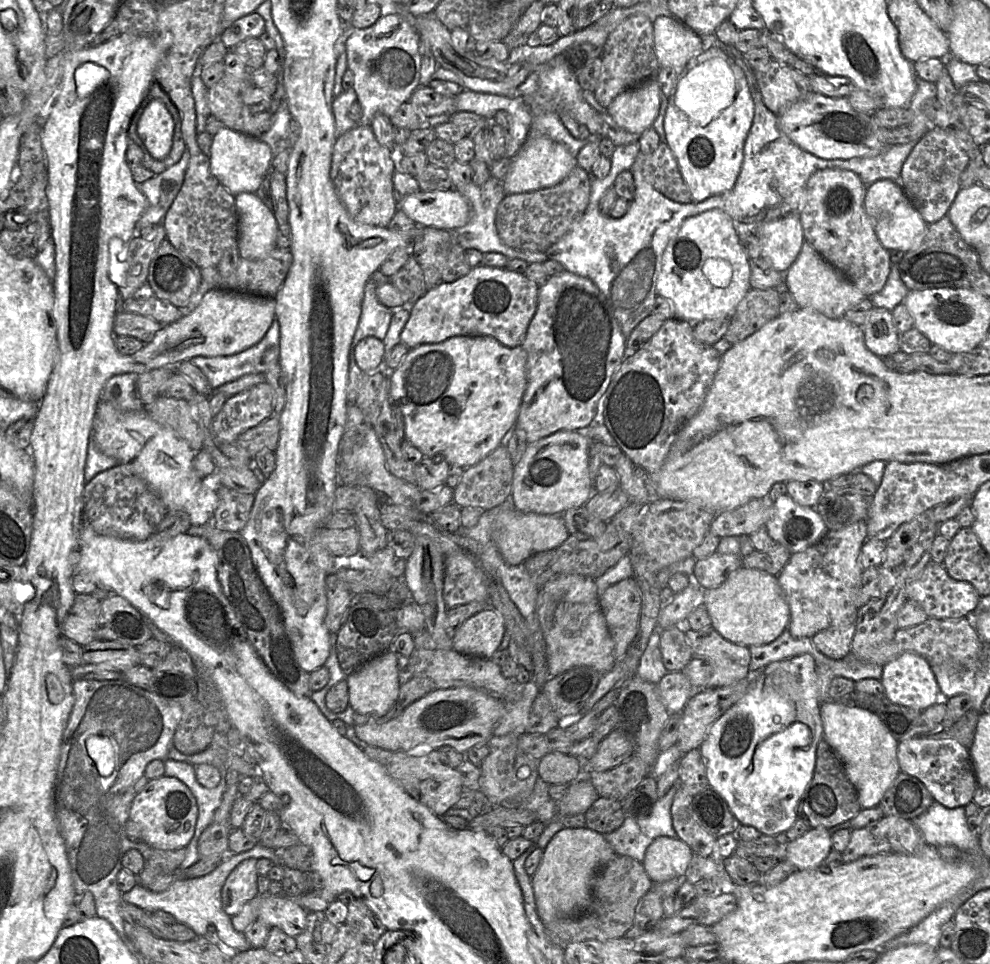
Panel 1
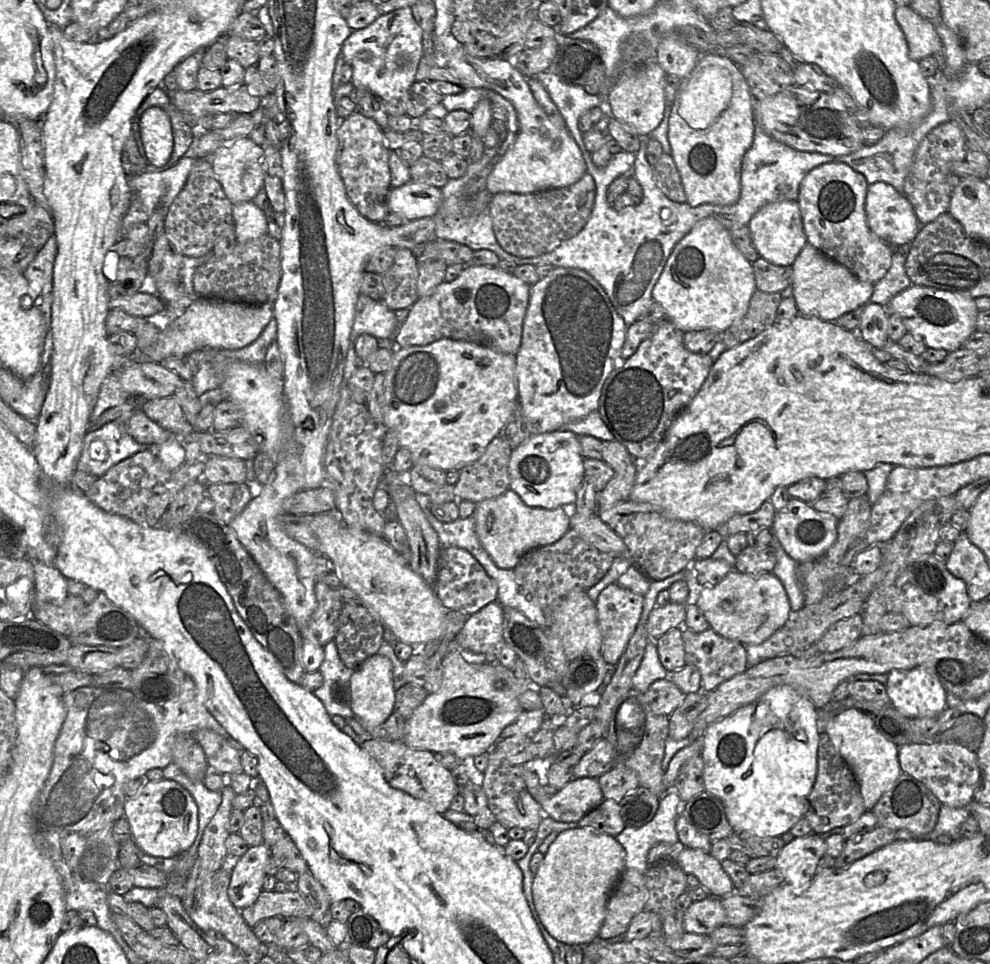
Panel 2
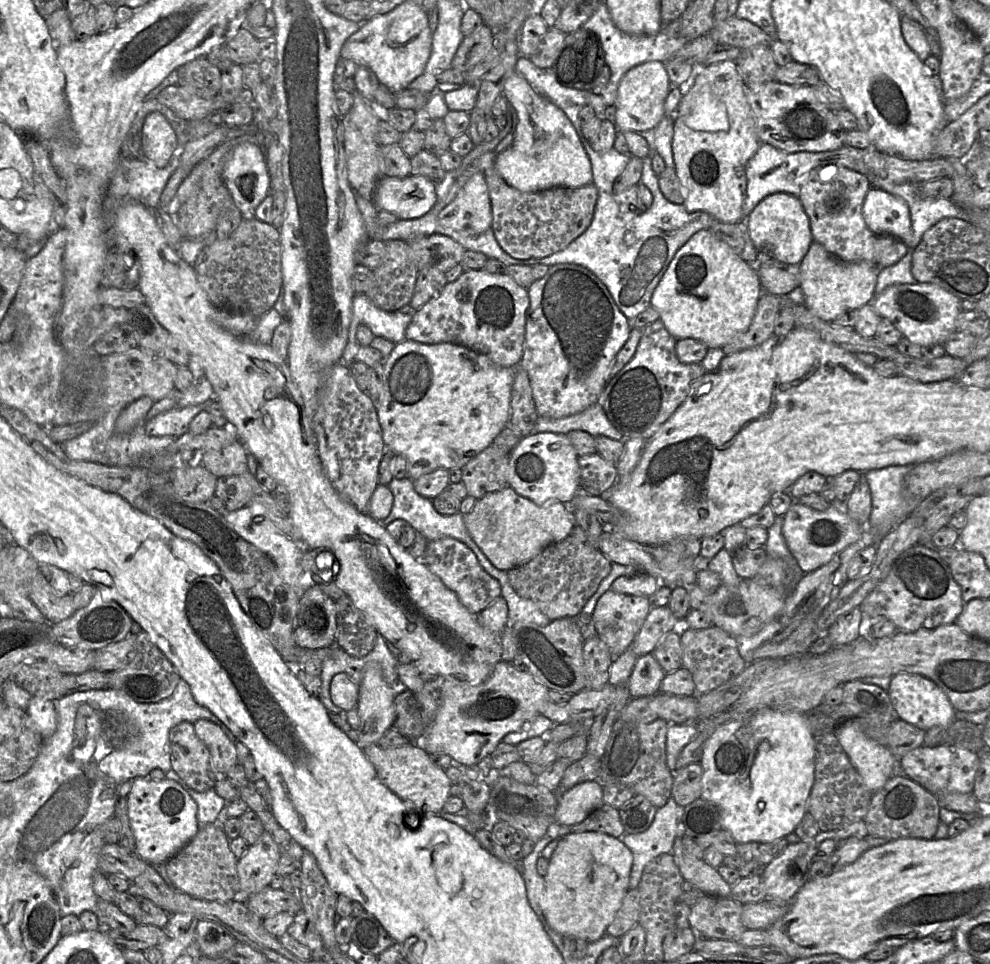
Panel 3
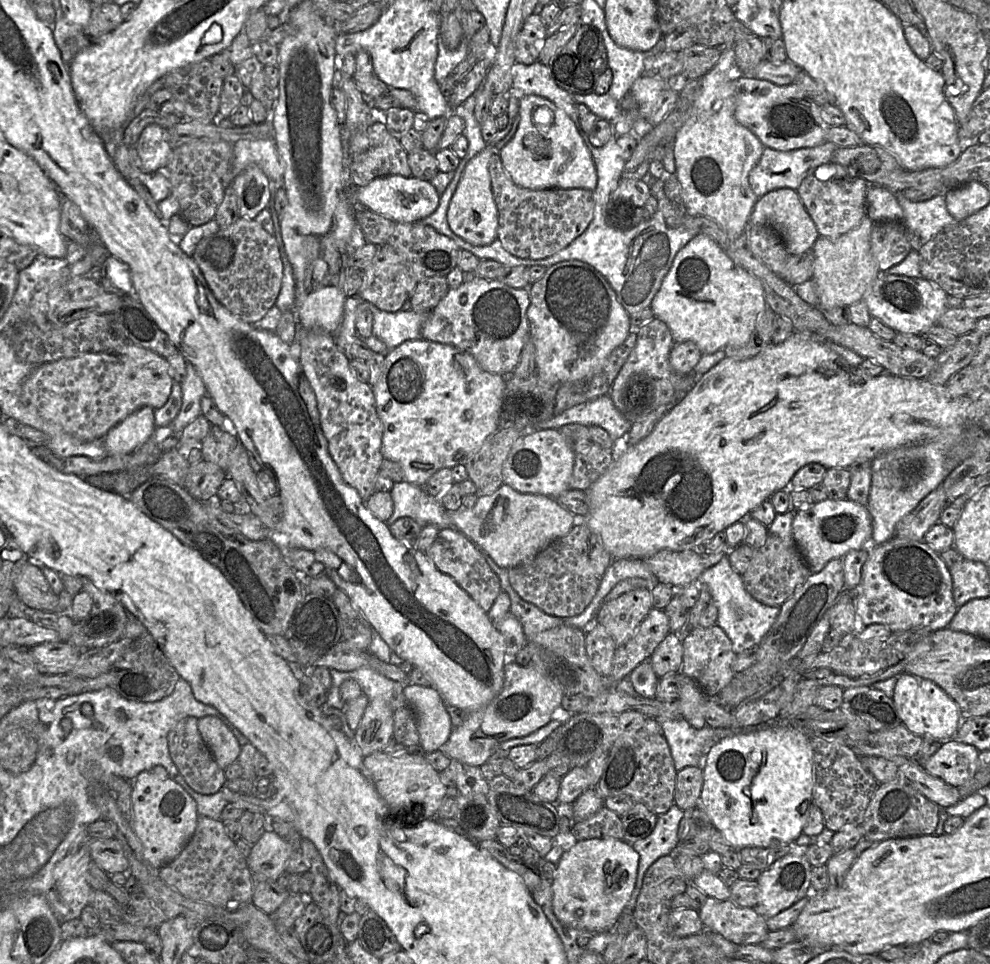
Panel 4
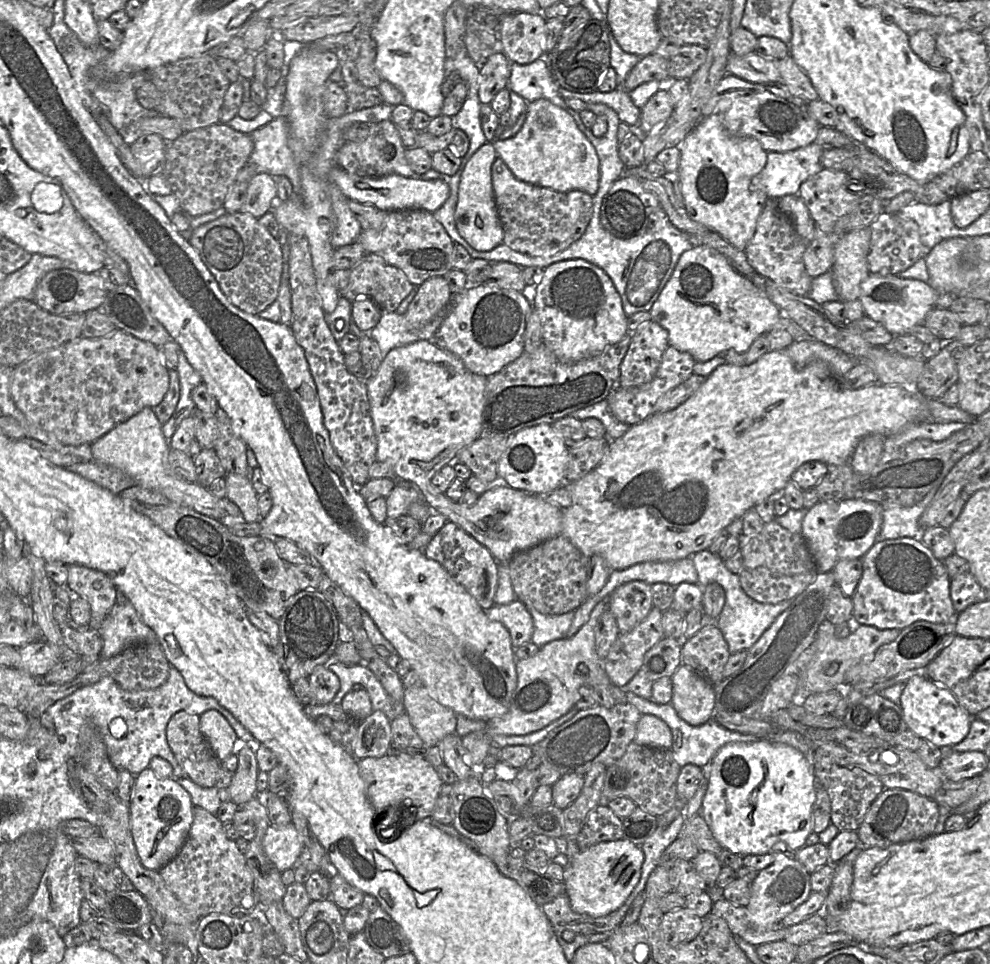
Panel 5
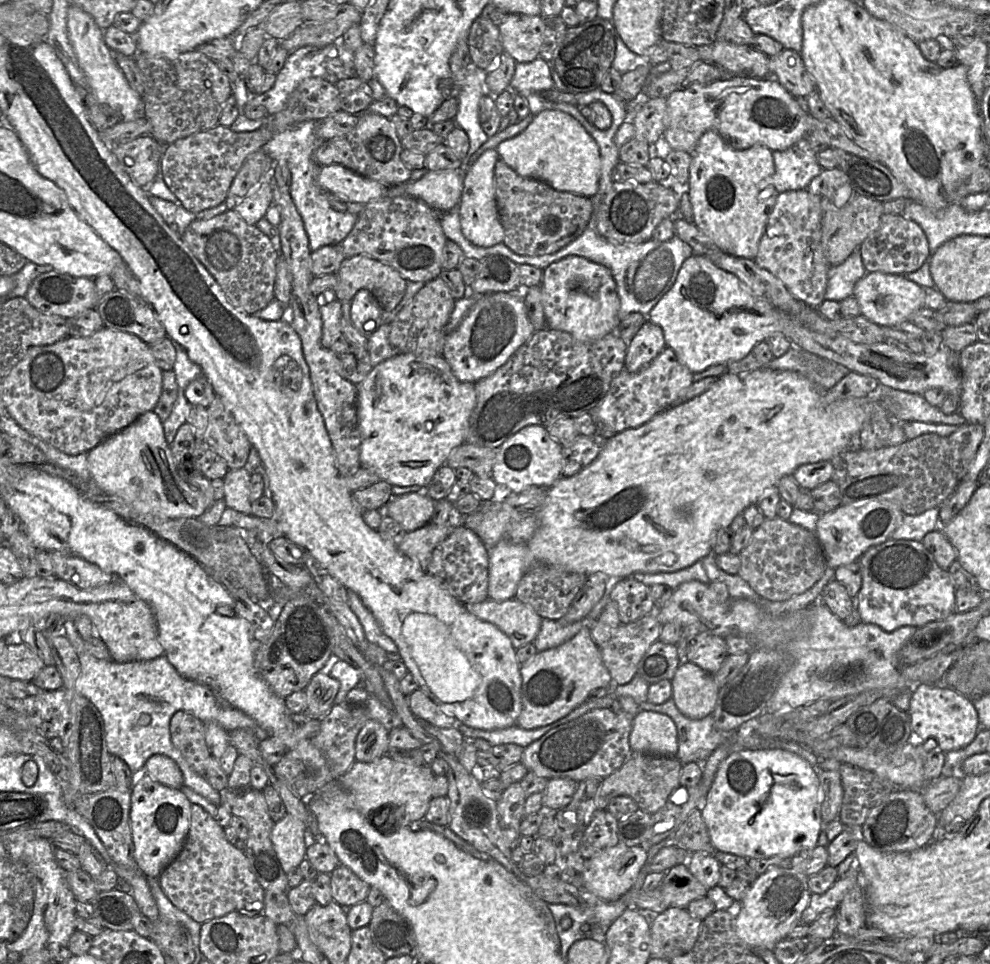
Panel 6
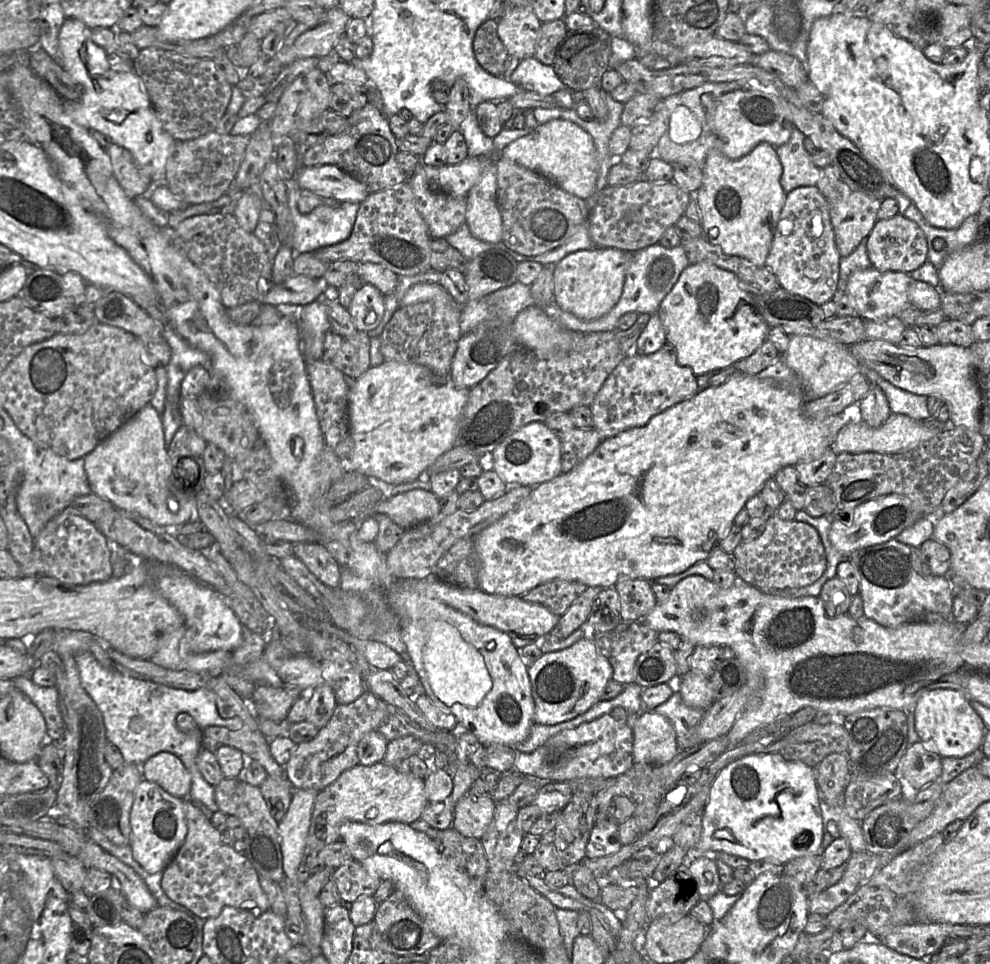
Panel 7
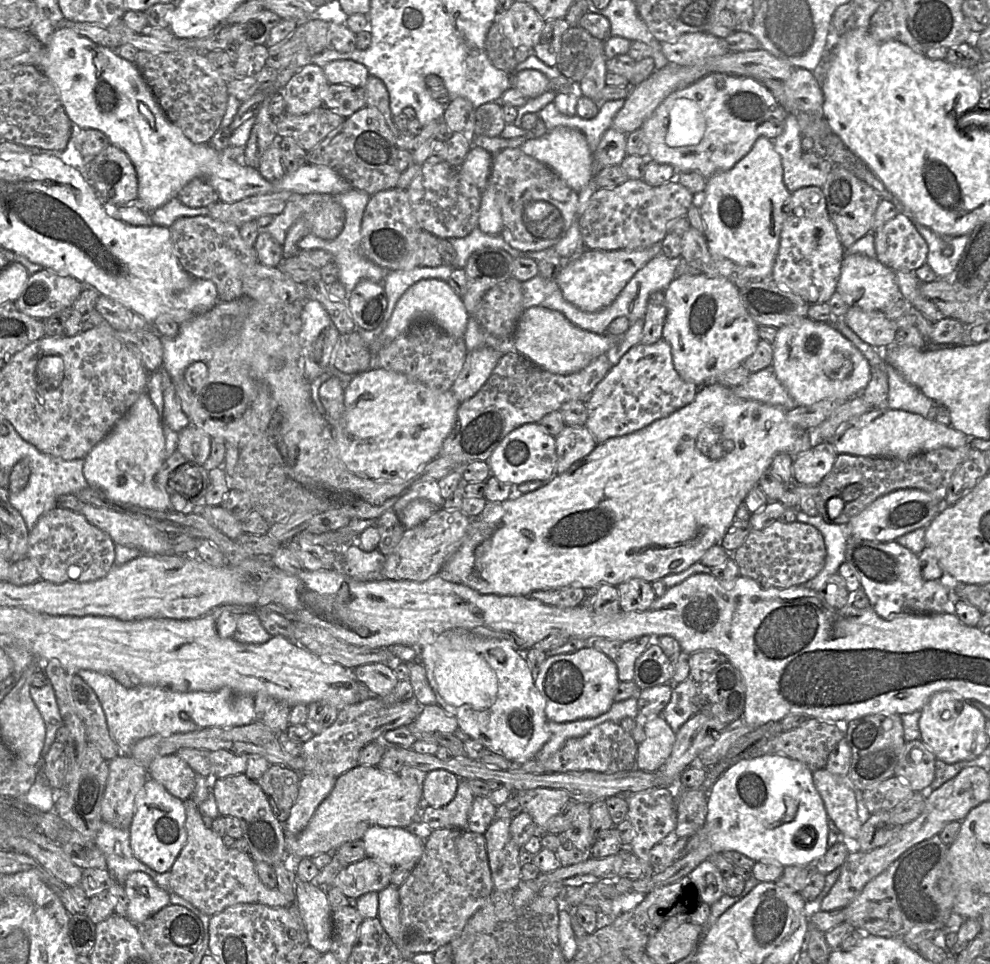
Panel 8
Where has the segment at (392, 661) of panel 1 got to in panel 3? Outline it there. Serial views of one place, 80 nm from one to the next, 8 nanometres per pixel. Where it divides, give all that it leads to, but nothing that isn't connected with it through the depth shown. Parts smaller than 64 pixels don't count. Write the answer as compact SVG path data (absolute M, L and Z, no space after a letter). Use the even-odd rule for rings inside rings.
M375 662L369 663L359 684L356 706L360 719L357 745L362 750L370 744L377 744L393 725L395 697L384 681L380 666Z

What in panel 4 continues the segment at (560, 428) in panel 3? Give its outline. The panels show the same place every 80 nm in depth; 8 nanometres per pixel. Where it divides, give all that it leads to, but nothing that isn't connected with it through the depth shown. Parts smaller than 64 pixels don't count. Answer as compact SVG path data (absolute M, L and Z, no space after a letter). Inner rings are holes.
M604 395L538 423L533 430L559 429L573 423L587 427L599 426L607 431L614 441L627 437L632 427L632 423L615 407L610 395Z

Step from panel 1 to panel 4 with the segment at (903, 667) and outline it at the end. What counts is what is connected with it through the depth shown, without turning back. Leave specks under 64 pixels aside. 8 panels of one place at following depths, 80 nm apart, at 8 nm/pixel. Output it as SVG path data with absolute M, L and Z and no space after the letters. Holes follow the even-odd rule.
M898 675L892 700L902 724L921 737L932 736L940 741L951 740L956 736L963 720L958 704L940 686L917 675Z

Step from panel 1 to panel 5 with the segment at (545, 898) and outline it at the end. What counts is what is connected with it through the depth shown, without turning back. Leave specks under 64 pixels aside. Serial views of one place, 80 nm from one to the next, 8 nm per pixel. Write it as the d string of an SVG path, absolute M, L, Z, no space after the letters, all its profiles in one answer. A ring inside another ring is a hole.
M623 839L600 842L580 851L565 868L565 895L571 908L595 918L616 911L637 885L643 862L641 847Z

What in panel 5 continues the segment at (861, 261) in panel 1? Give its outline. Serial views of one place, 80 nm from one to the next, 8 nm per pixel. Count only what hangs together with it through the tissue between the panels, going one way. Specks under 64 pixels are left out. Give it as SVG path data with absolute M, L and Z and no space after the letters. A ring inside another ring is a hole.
M823 168L802 183L798 195L808 208L816 228L825 233L833 233L837 220L854 211L862 197L867 194L864 185L851 179L846 172Z

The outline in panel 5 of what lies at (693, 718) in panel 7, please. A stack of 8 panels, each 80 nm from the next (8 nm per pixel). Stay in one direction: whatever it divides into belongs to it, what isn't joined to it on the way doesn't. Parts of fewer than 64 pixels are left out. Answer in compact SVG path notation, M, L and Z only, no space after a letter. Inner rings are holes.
M625 692L627 702L634 705L642 714L651 714L663 720L671 729L673 736L672 754L675 761L682 768L687 764L693 764L700 768L710 763L717 752L729 743L756 743L763 741L764 737L751 734L742 734L738 731L721 727L713 718L701 726L691 726L679 717L671 703L658 704L650 699L642 698L633 692Z

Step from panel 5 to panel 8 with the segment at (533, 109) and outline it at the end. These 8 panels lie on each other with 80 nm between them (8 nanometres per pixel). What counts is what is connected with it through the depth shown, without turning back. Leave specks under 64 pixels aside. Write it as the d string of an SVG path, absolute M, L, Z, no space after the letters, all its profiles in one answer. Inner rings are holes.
M557 127L544 136L530 139L519 147L522 152L548 165L575 192L581 192L595 177L594 155L583 133L578 130Z

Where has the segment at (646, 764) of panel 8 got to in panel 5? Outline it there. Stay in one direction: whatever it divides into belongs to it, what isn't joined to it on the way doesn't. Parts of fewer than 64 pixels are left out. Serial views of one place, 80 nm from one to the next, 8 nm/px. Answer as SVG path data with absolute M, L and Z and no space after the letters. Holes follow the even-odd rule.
M642 714L633 741L642 746L671 750L673 736L663 720L651 714Z

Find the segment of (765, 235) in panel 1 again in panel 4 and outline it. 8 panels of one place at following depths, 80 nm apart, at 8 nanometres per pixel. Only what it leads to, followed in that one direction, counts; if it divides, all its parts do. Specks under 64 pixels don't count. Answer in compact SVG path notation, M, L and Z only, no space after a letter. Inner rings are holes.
M788 188L773 190L760 197L751 212L749 225L767 226L773 229L781 237L791 256L811 250L819 236L817 228L797 191Z

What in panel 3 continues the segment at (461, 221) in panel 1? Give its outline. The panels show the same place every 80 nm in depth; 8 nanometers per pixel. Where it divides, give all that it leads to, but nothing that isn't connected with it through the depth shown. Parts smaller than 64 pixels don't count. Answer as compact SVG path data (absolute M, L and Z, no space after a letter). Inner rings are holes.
M414 175L380 178L373 197L379 211L390 212L399 220L420 218L436 202L435 184L424 176Z

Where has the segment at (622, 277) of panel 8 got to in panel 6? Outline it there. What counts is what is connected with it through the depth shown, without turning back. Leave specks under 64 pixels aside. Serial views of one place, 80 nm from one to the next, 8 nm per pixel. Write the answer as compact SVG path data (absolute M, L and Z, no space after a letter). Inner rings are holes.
M567 256L544 269L541 281L546 327L571 334L583 342L619 332L620 297L611 271L580 256Z

